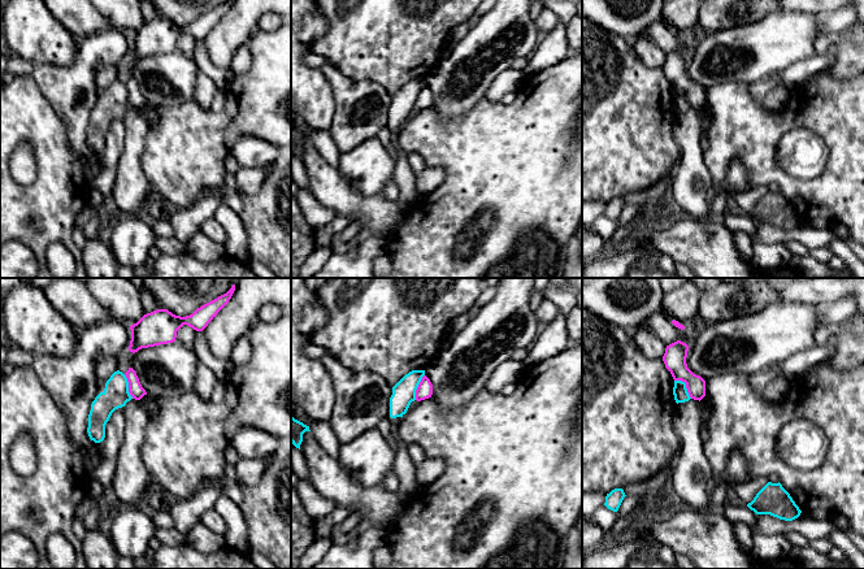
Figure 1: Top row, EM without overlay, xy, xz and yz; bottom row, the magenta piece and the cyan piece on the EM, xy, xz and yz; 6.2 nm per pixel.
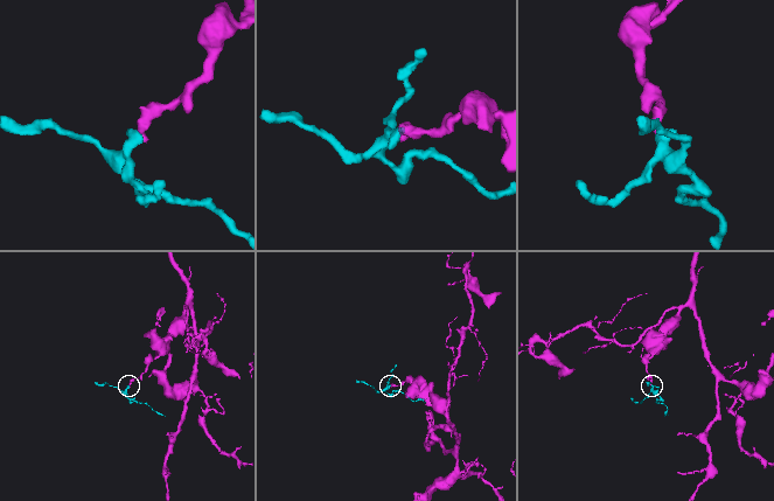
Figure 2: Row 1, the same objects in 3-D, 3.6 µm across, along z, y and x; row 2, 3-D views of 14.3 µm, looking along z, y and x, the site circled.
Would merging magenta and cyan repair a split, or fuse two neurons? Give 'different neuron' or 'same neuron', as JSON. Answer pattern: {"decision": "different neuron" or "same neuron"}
{"decision": "different neuron"}

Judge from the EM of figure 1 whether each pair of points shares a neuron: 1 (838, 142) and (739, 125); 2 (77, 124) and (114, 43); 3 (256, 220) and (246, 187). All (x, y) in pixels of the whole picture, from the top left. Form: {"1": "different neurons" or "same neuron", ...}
{"1": "same neuron", "2": "same neuron", "3": "different neurons"}

